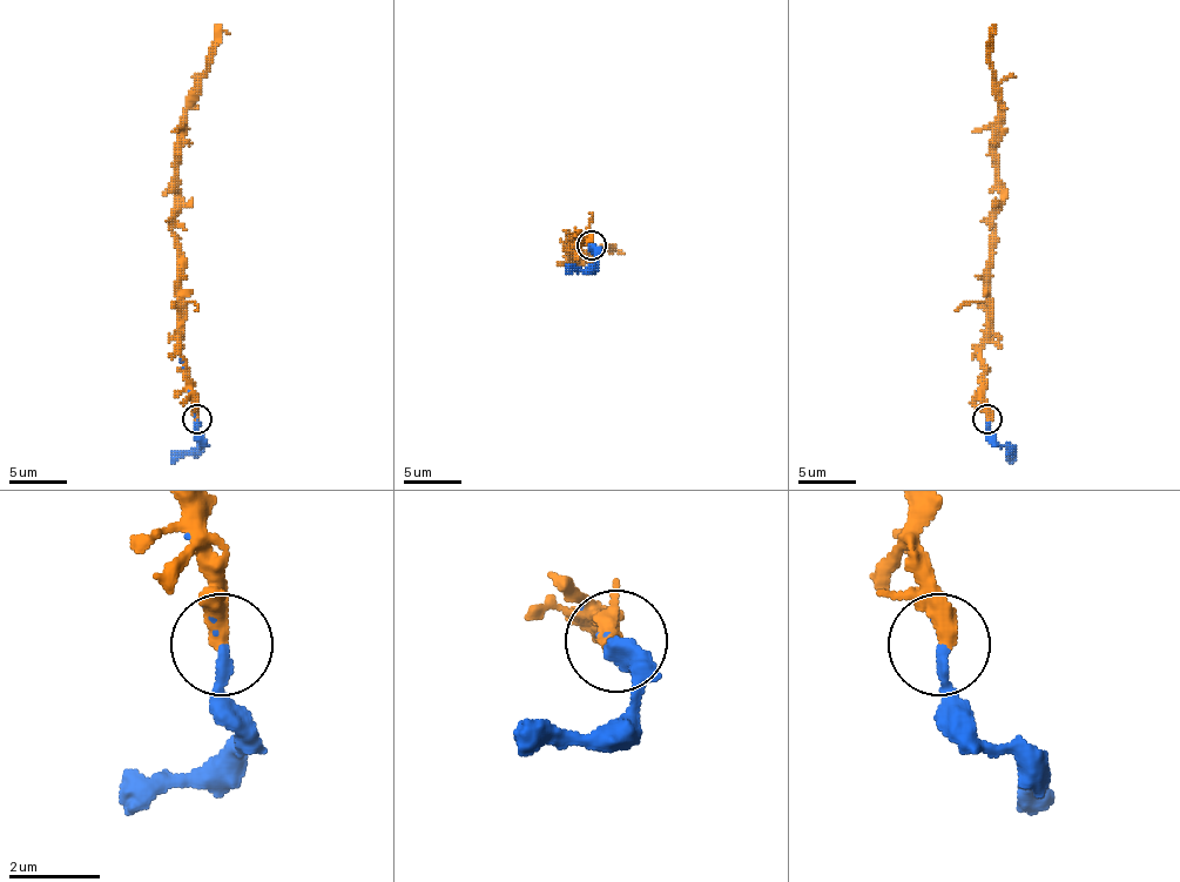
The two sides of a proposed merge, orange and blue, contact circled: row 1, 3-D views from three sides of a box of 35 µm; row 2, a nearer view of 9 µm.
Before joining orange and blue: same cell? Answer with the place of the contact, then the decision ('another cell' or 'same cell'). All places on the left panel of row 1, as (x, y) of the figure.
at (197, 419); same cell

